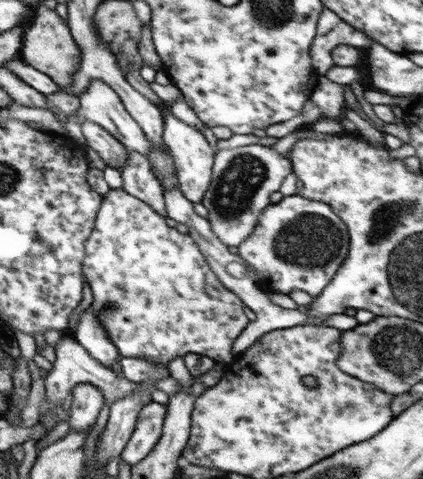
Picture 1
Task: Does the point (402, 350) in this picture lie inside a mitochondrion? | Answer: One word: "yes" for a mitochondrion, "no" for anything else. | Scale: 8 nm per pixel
yes

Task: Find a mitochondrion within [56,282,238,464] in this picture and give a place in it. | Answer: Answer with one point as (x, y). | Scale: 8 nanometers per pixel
(110, 309)

